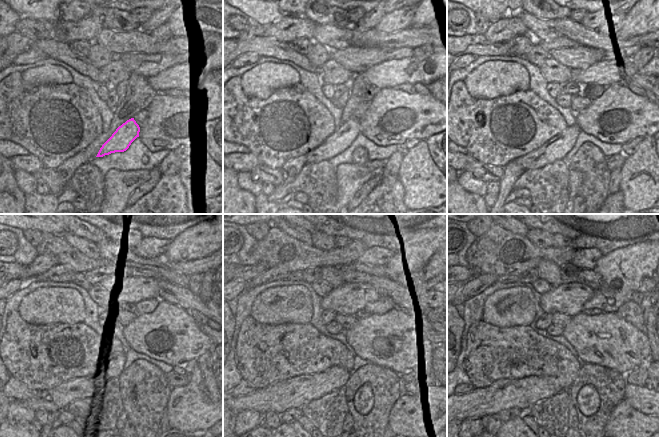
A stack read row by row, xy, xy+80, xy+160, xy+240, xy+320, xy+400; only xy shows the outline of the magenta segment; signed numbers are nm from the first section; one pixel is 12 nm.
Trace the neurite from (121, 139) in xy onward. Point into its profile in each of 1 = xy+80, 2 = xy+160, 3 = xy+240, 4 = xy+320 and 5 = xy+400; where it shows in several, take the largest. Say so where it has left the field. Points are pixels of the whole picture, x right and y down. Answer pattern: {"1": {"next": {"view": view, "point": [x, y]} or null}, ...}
{"1": {"next": {"view": "xy+80", "point": [343, 136]}}, "2": {"next": {"view": "xy+160", "point": [556, 148]}}, "3": {"next": {"view": "xy+240", "point": [62, 395]}}, "4": {"next": {"view": "xy+320", "point": [280, 396]}}, "5": {"next": {"view": "xy+400", "point": [523, 393]}}}

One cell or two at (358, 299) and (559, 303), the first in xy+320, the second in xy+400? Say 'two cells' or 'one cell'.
one cell

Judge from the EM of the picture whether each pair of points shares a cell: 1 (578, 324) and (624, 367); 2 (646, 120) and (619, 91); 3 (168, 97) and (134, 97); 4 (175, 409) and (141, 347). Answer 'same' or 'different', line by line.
1: same
2: same
3: different
4: different

